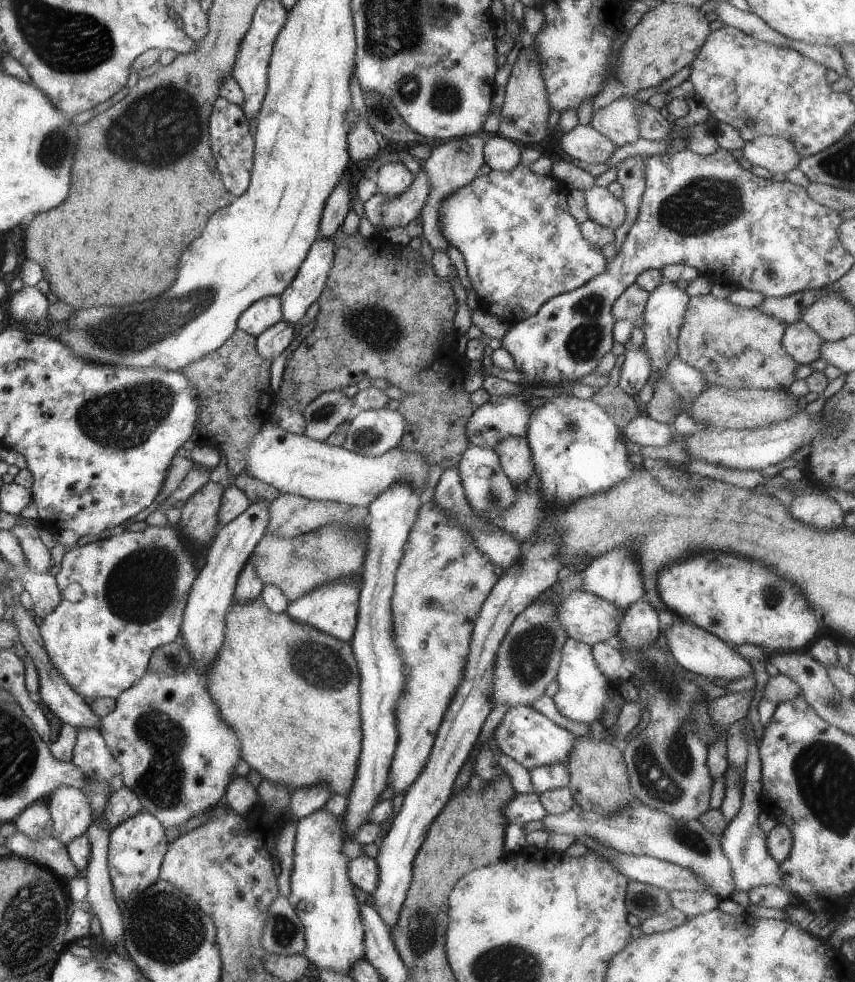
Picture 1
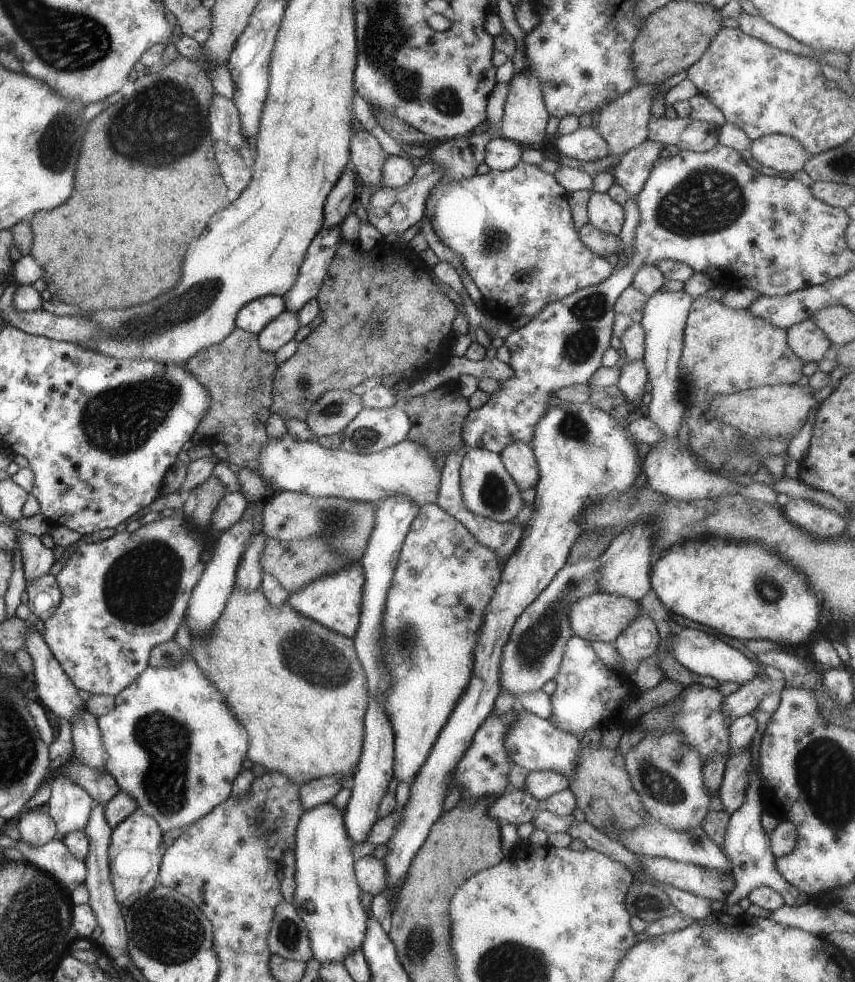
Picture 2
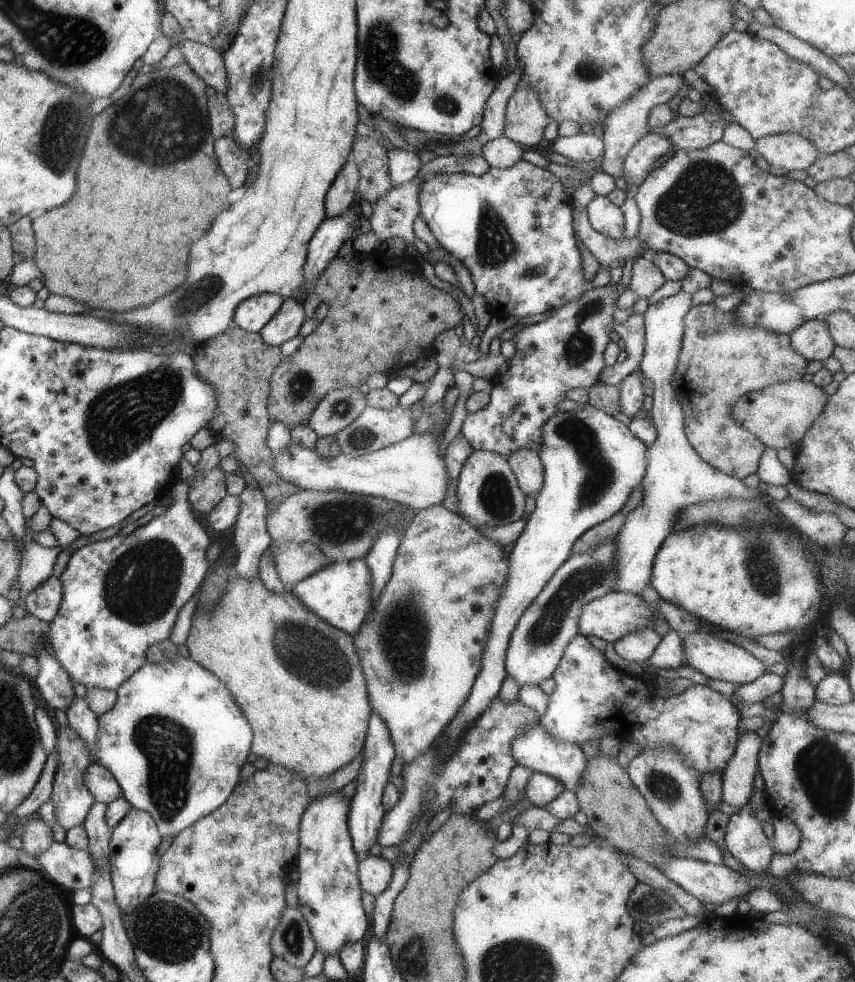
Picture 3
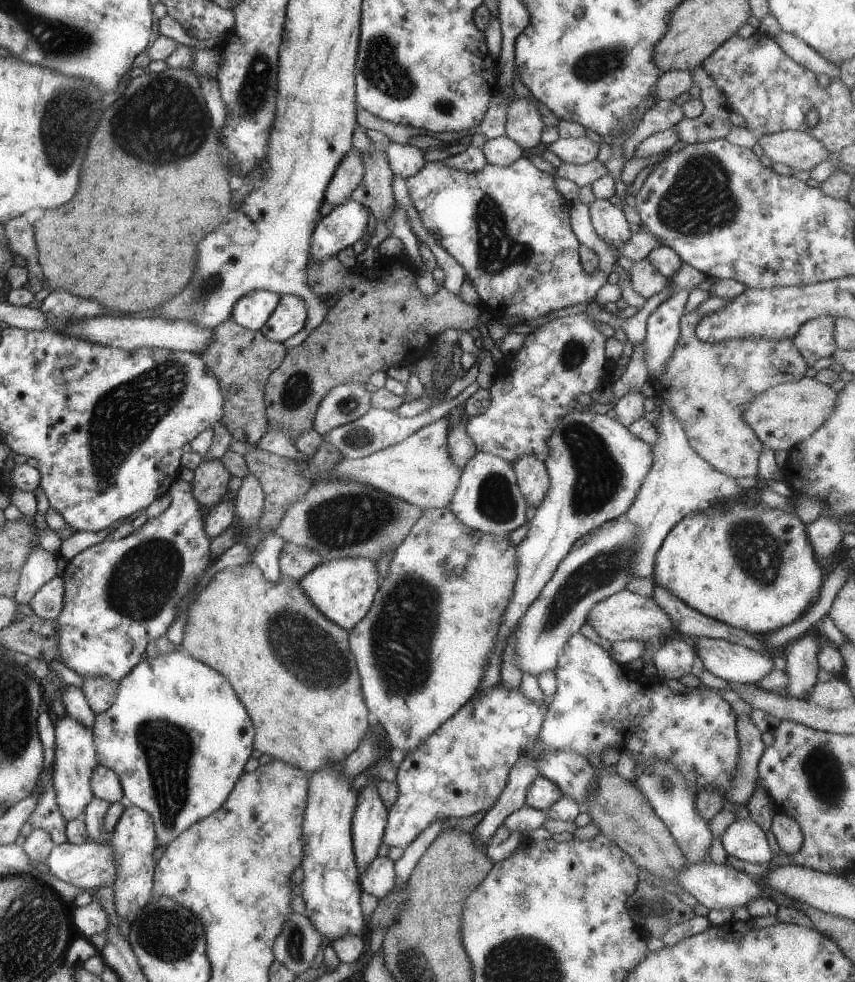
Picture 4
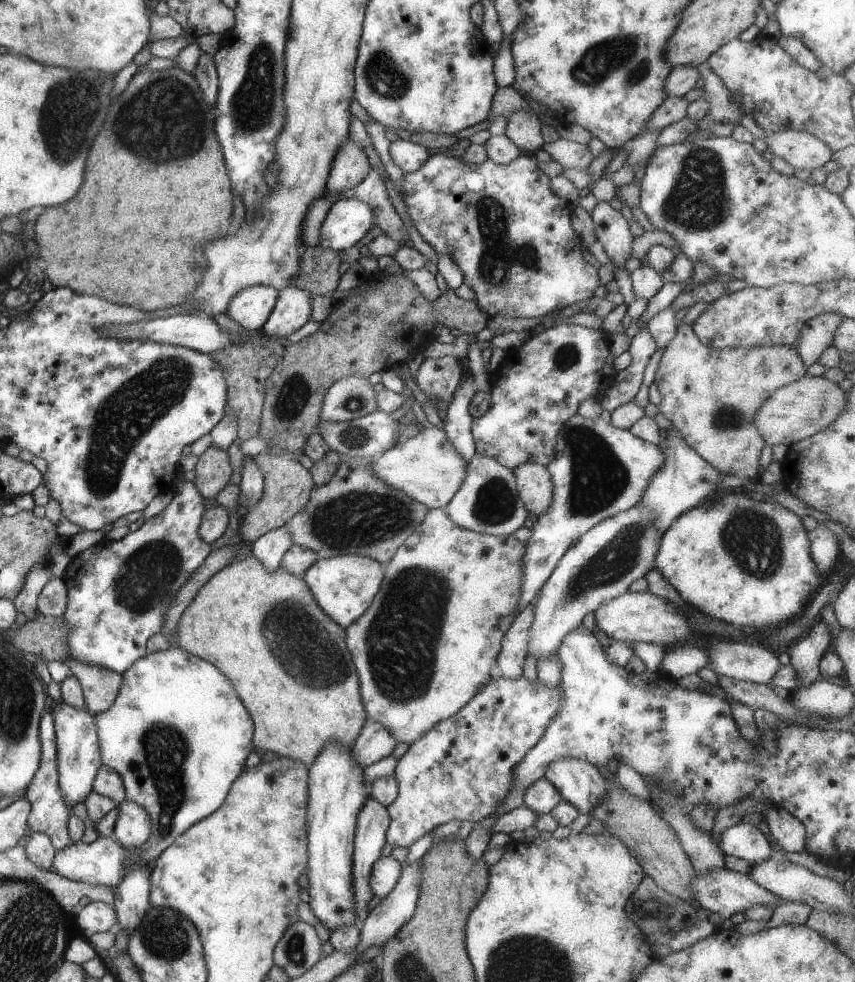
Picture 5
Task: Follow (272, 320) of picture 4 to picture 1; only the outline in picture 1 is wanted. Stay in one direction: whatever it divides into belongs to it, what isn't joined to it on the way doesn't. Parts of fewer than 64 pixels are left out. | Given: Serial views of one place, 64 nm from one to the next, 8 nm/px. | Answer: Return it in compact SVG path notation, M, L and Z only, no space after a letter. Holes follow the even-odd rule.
M283 320L275 322L265 328L261 334L255 337L255 350L259 358L271 362L275 356L285 350L293 338L294 327Z

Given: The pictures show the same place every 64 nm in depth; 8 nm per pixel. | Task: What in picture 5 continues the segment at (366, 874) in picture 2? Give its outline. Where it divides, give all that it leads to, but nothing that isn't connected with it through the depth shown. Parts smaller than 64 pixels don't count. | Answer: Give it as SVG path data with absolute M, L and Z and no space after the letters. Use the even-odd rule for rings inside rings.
M379 856L371 868L367 886L373 892L373 896L383 898L389 894L395 884L397 884L400 875L401 863L397 862L393 856Z

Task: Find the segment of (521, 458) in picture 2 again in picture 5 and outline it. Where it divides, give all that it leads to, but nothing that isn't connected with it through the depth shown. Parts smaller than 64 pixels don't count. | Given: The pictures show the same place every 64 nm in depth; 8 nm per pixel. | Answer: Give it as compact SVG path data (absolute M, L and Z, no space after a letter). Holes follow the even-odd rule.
M523 462L513 471L519 500L529 514L541 516L549 504L553 494L553 484L546 466L532 462Z

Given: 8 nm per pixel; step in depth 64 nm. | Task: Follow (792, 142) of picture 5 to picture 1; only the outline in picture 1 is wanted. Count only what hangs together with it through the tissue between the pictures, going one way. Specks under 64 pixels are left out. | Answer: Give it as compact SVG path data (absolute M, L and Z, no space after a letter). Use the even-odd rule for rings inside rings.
M770 135L745 141L740 149L743 158L751 163L751 167L758 166L772 174L787 175L787 172L797 167L800 160L789 142Z

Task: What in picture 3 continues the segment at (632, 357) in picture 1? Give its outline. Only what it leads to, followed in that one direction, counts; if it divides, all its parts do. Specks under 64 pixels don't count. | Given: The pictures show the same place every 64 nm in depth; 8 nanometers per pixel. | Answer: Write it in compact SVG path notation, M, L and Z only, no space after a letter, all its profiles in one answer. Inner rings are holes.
M641 369L629 371L617 384L619 391L619 412L629 418L635 418L639 410L642 410L643 386L641 386Z

